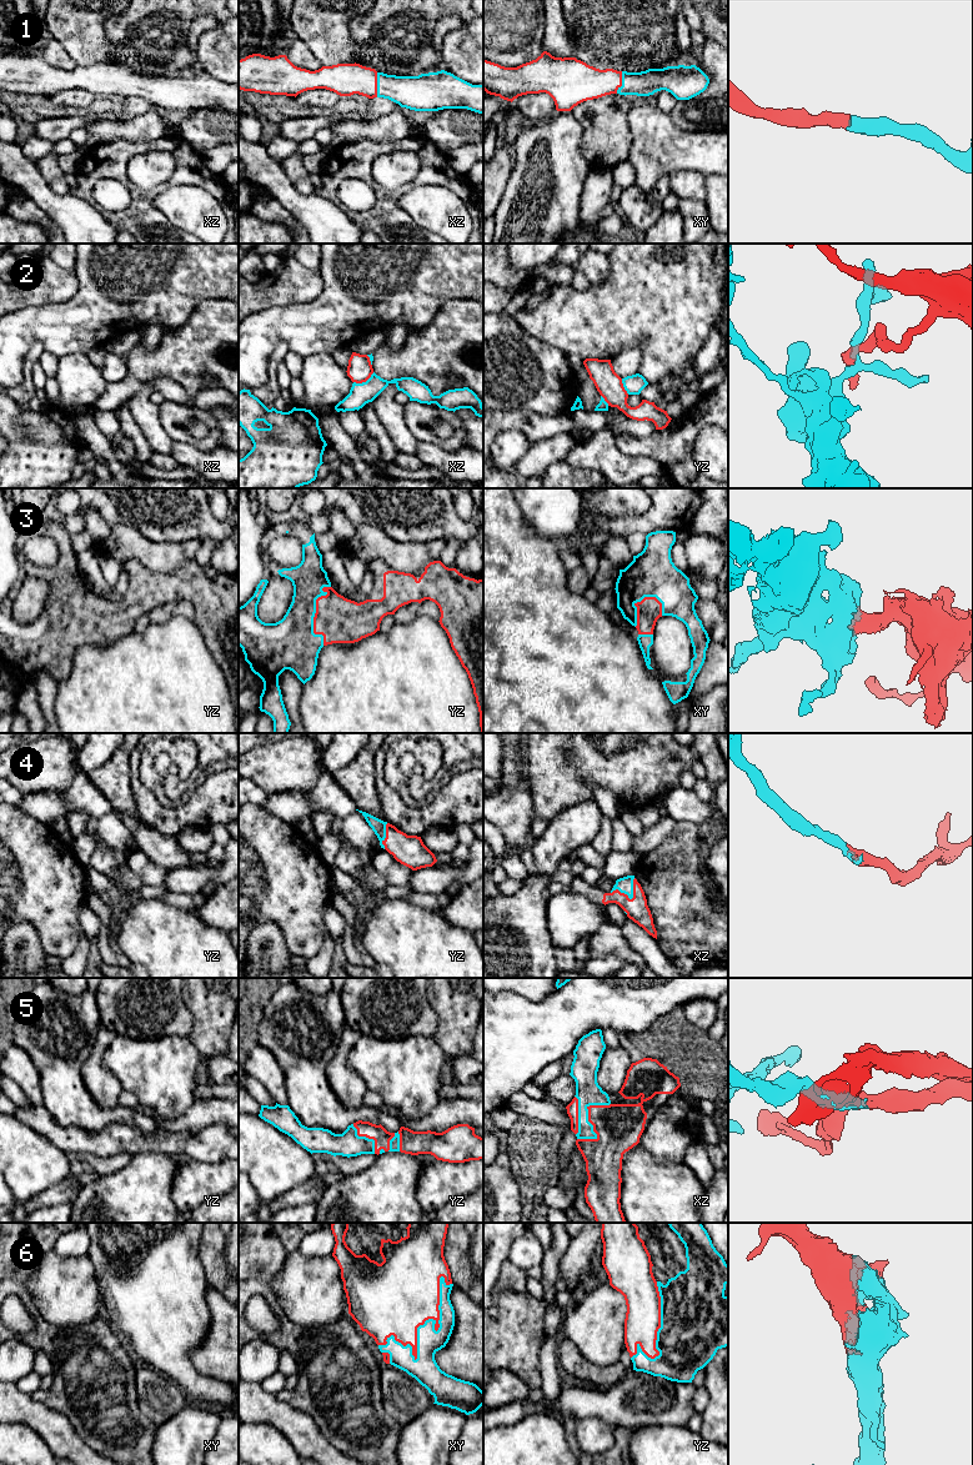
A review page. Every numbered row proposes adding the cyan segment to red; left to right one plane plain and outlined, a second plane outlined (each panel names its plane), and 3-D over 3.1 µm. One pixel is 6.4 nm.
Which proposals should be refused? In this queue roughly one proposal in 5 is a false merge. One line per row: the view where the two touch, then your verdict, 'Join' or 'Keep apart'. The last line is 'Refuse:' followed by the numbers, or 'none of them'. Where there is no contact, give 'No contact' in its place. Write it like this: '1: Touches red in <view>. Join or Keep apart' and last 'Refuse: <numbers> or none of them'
1: Touches red in xz. Join
2: Touches red in xz. Keep apart
3: Touches red in yz. Join
4: Touches red in xz. Join
5: Touches red in xz. Join
6: Touches red in xy. Join
Refuse: 2

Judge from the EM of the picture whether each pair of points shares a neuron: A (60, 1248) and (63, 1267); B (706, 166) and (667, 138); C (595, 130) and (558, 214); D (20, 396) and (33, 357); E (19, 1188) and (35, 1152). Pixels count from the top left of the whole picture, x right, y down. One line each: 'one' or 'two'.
A: two
B: one
C: two
D: one
E: one

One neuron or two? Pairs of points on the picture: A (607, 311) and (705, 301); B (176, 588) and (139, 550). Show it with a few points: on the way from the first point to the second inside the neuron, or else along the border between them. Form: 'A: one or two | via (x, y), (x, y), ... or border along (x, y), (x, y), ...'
A: one | via (631, 307), (643, 301), (681, 301)
B: two | border along (135, 558), (160, 572), (174, 571), (189, 561)

